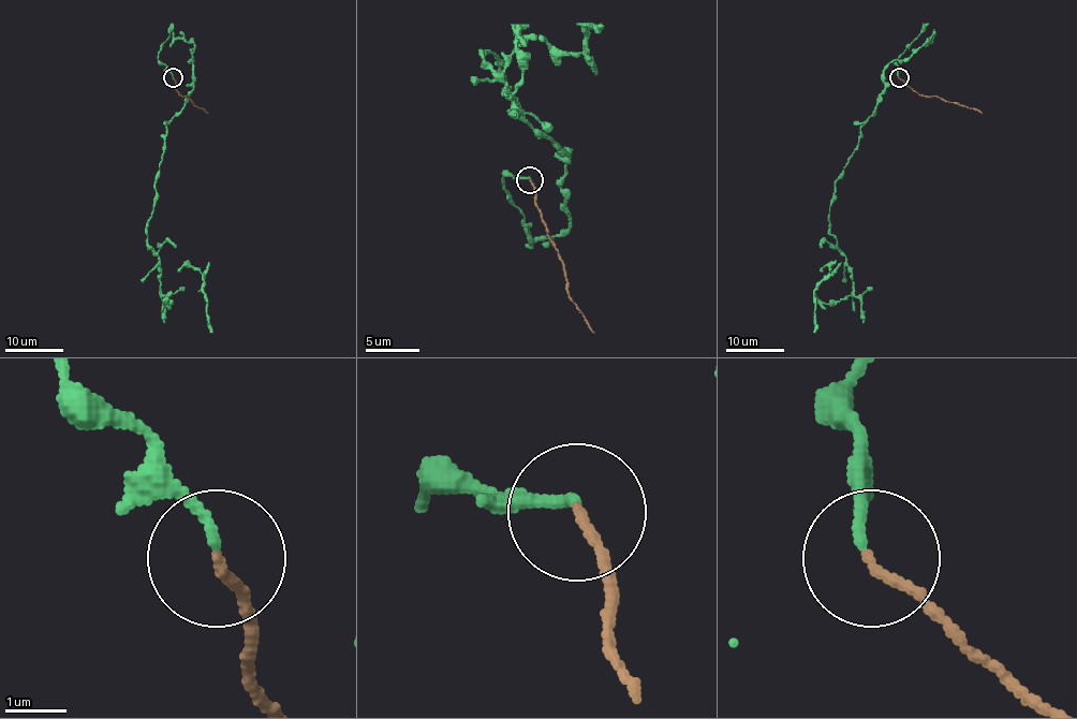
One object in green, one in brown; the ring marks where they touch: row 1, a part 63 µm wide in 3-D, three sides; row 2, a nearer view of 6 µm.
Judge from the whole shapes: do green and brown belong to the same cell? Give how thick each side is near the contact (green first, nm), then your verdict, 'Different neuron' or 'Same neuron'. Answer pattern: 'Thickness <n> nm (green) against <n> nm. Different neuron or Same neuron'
Thickness 150 nm (green) against 150 nm. Different neuron

